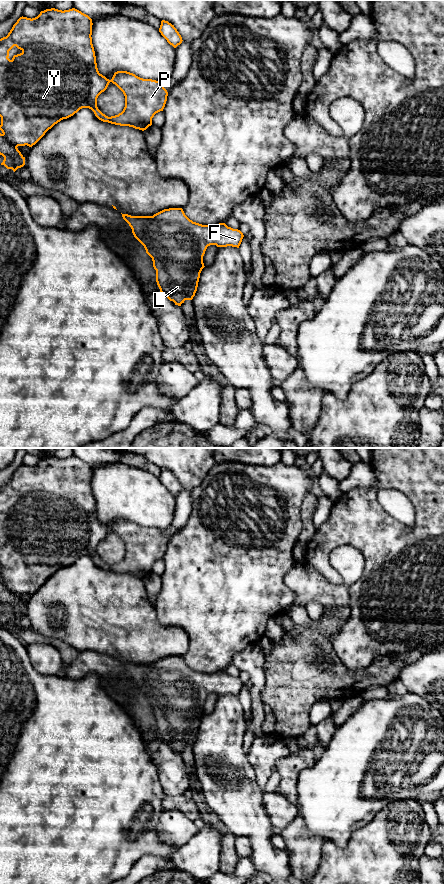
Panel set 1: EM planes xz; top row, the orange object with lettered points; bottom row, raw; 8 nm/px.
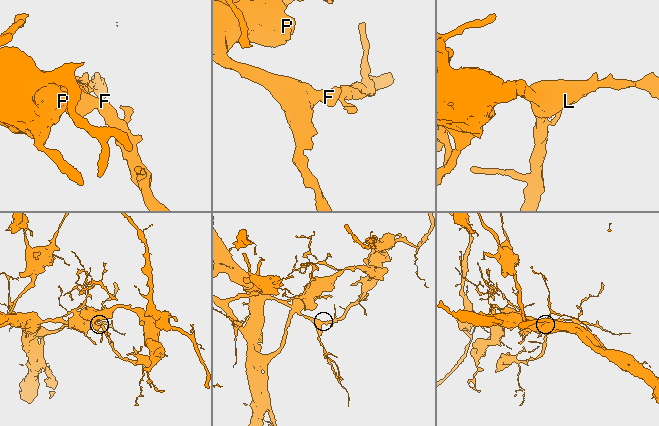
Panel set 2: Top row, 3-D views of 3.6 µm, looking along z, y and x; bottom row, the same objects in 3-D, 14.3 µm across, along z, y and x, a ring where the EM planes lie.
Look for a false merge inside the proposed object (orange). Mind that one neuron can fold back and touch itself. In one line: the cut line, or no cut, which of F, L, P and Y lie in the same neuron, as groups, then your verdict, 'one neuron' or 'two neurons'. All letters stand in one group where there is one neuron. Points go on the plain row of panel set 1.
no cut; F L P Y; one neuron

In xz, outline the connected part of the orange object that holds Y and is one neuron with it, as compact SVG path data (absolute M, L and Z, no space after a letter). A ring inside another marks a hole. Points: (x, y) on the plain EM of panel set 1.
M51 456L51 457L46 457L44 459L41 459L37 465L32 467L23 465L23 464L20 465L17 468L17 470L13 473L8 483L0 487L0 565L1 565L0 578L2 579L0 581L0 603L4 605L4 608L1 611L1 613L4 613L7 617L12 617L15 620L18 616L21 616L25 613L25 605L18 598L17 596L18 594L27 593L29 595L32 595L55 572L57 572L63 567L67 567L73 564L82 556L91 557L94 560L95 564L103 570L108 570L108 571L120 573L120 574L129 574L142 579L146 578L149 574L152 573L152 566L156 561L163 559L167 549L167 544L168 544L168 540L164 536L163 530L152 528L152 527L143 527L127 519L115 520L111 528L107 527L105 524L99 521L97 516L97 511L96 511L95 499L92 492L92 485L91 485L92 473L93 473L92 467L88 463L82 461L81 459L75 456L64 458L64 459ZM14 494L16 494L22 500L20 502L14 503L13 506L10 508L8 506L9 499ZM110 530L115 532L123 540L125 544L125 555L123 559L118 563L108 565L98 557L97 546L102 540L104 540L107 537Z

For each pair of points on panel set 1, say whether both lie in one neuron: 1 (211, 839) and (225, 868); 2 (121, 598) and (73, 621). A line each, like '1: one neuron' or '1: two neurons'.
1: two neurons
2: one neuron

